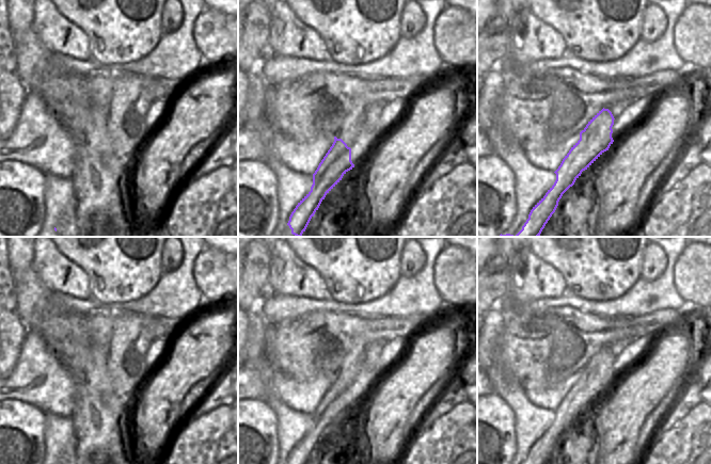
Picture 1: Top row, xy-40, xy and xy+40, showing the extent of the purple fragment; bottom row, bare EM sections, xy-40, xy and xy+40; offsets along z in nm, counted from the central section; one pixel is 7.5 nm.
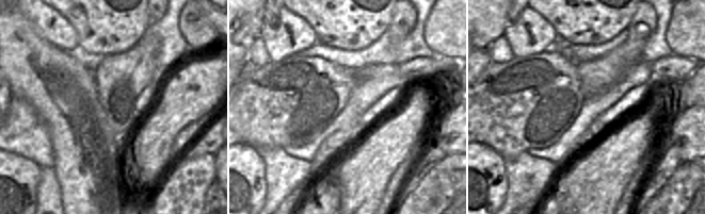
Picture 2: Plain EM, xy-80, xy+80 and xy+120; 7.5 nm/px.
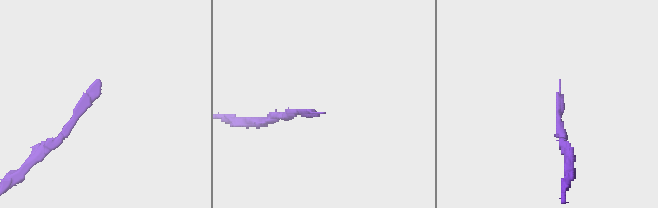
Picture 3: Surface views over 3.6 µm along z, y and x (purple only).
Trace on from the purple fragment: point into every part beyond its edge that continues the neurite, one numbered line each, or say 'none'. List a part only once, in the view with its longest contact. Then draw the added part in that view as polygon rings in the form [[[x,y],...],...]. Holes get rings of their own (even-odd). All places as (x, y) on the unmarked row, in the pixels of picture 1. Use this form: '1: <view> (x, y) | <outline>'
1: xy (360, 368) | [[[384,341],[354,343],[336,374],[351,387],[351,400],[357,404],[374,385],[380,374],[379,357]]]

